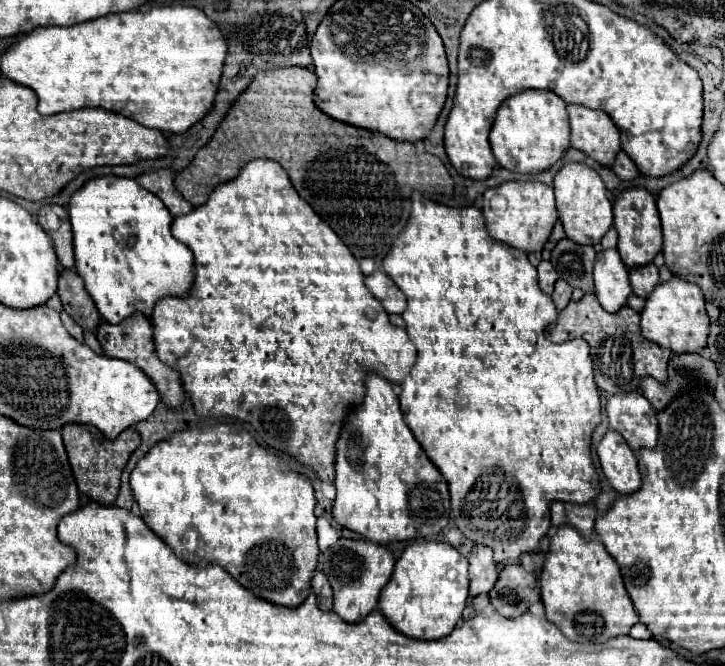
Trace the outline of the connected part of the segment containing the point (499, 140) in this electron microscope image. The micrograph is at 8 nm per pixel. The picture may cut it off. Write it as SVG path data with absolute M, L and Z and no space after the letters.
M524 89L508 97L496 111L490 145L500 167L520 173L536 173L552 167L570 145L566 101L552 91L540 89Z

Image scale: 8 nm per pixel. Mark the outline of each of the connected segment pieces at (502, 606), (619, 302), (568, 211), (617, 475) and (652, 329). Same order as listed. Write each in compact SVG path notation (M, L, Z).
M520 563L504 565L500 577L490 591L490 603L504 617L518 617L540 599L536 575L526 571Z
M604 249L596 255L594 291L606 311L618 311L626 305L632 287L628 283L628 267L622 265L616 249Z
M580 161L566 163L554 177L554 193L558 217L564 225L566 237L576 243L600 243L604 233L612 227L612 203L600 175Z
M606 431L596 447L596 453L608 483L618 493L634 493L640 487L638 459L628 443L624 443L622 435L618 435L616 431Z
M672 275L670 281L658 283L652 293L646 297L646 305L640 313L642 335L652 343L660 343L660 347L668 347L674 353L696 353L706 345L708 337L708 313L704 307L702 289L680 275Z

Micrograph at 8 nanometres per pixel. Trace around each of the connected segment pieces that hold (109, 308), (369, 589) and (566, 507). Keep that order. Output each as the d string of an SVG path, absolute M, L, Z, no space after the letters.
M100 175L88 179L78 191L72 193L68 203L70 225L74 233L74 257L76 271L84 279L84 287L94 299L100 315L108 323L120 323L134 311L150 317L154 303L164 295L186 295L194 279L194 255L192 251L176 241L170 233L172 215L168 215L164 203L150 191L144 191L134 179Z
M338 539L338 543L320 553L318 567L326 571L334 589L334 611L348 623L358 623L378 605L380 589L394 571L394 555L388 547L368 539Z
M552 501L550 503L550 515L552 525L558 527L562 523L570 523L574 529L578 529L586 539L594 531L594 519L596 519L596 507L592 503L564 503L564 501Z

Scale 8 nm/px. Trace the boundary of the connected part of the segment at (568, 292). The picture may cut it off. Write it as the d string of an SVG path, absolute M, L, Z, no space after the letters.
M558 279L556 285L554 285L554 293L552 293L552 299L556 303L556 309L562 311L568 305L570 297L572 297L572 287L564 279Z

